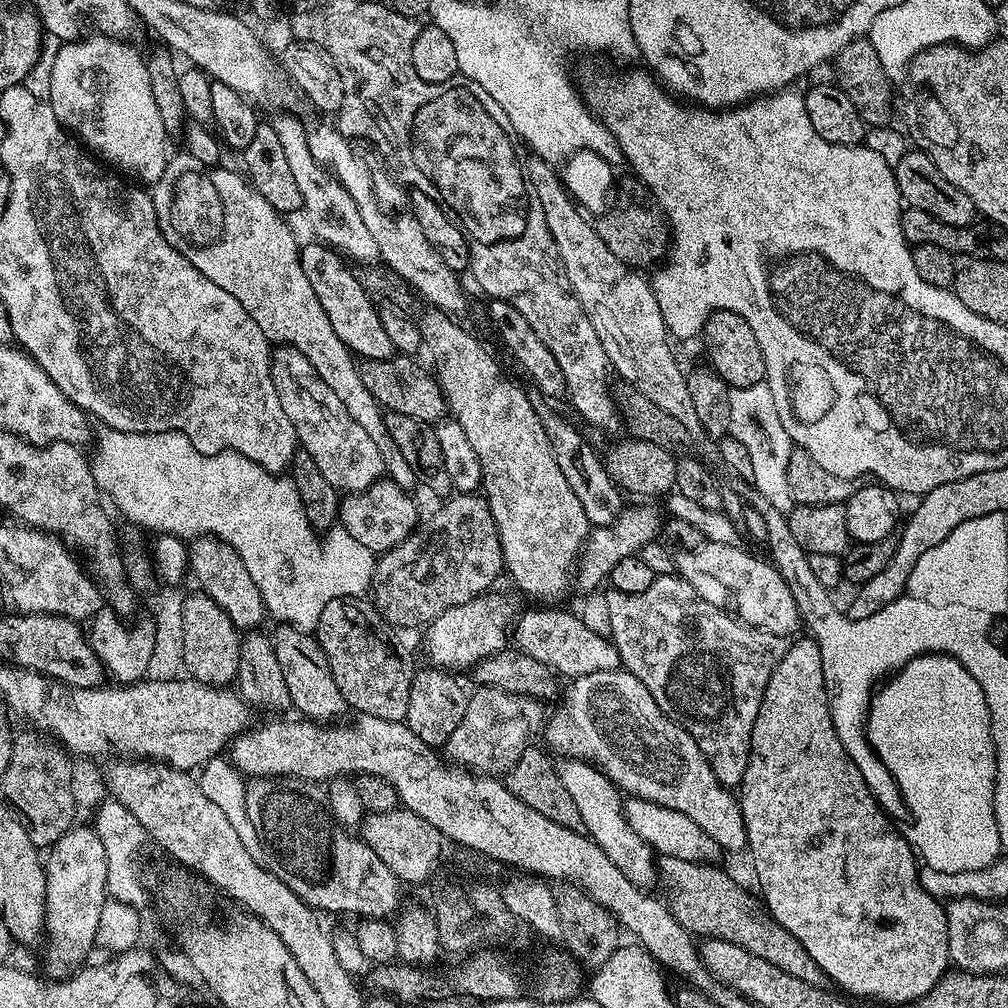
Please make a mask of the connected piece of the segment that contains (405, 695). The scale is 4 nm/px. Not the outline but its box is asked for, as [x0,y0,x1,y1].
[314,598,414,722]

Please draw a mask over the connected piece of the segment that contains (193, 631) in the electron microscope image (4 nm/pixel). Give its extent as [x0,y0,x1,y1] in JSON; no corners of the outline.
[182,594,241,688]

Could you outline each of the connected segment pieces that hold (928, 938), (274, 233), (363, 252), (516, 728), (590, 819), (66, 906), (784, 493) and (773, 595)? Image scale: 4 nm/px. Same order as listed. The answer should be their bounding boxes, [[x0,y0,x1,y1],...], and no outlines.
[[738,634,949,1006],[150,166,418,490],[274,116,380,265],[444,687,546,776],[555,757,658,890],[44,827,109,978],[729,383,795,514],[674,542,802,638]]

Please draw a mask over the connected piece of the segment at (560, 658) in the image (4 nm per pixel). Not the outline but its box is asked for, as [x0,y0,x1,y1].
[514,606,621,678]

